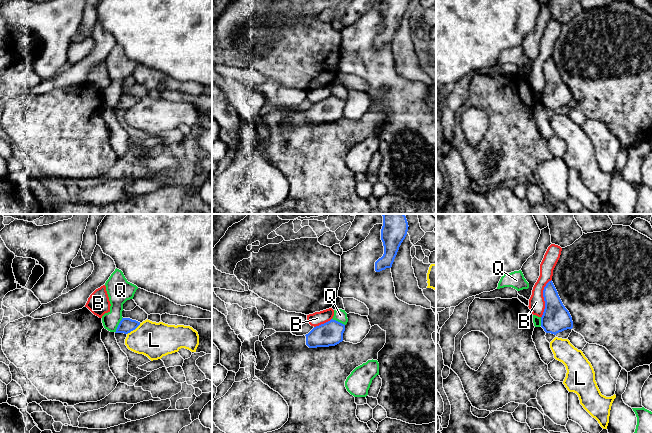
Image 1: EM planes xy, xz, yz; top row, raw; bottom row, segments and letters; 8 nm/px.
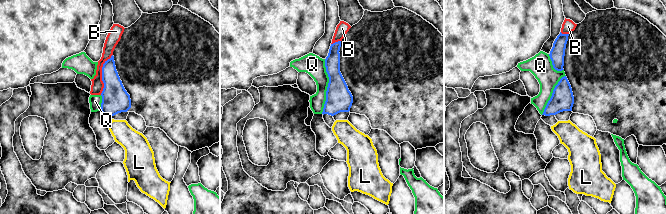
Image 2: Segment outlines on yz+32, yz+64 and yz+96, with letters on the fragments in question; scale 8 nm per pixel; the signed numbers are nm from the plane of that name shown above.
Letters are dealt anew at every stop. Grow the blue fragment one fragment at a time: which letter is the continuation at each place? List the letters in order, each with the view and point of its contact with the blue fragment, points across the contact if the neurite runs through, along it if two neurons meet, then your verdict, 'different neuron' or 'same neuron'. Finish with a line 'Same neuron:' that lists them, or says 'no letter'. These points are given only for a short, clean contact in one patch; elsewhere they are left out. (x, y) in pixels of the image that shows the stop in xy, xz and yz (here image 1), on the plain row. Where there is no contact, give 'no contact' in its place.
B: contact yz (544, 74); different neuron
L: contact xy (133, 105); different neuron
Q: contact xy (118, 101); different neuron
Same neuron: no letter

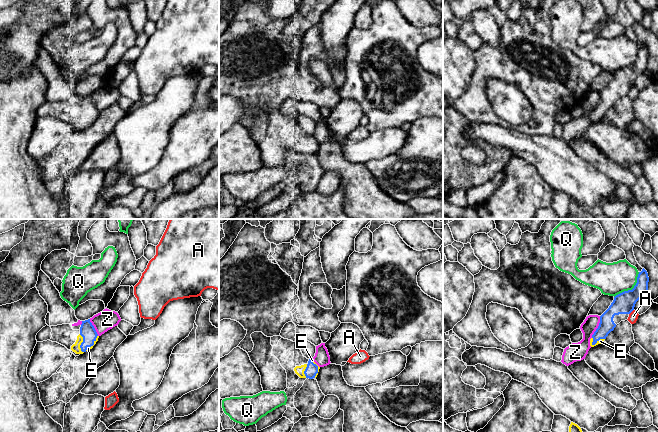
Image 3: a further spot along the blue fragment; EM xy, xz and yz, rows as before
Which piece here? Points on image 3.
A: contact yz (631, 87); border yz (633, 85), (629, 90); different neuron
E: contact xy (81, 119); same neuron
Q: contact yz (632, 65); different neuron
Z: contact yz (598, 103); different neuron
Same neuron: E

